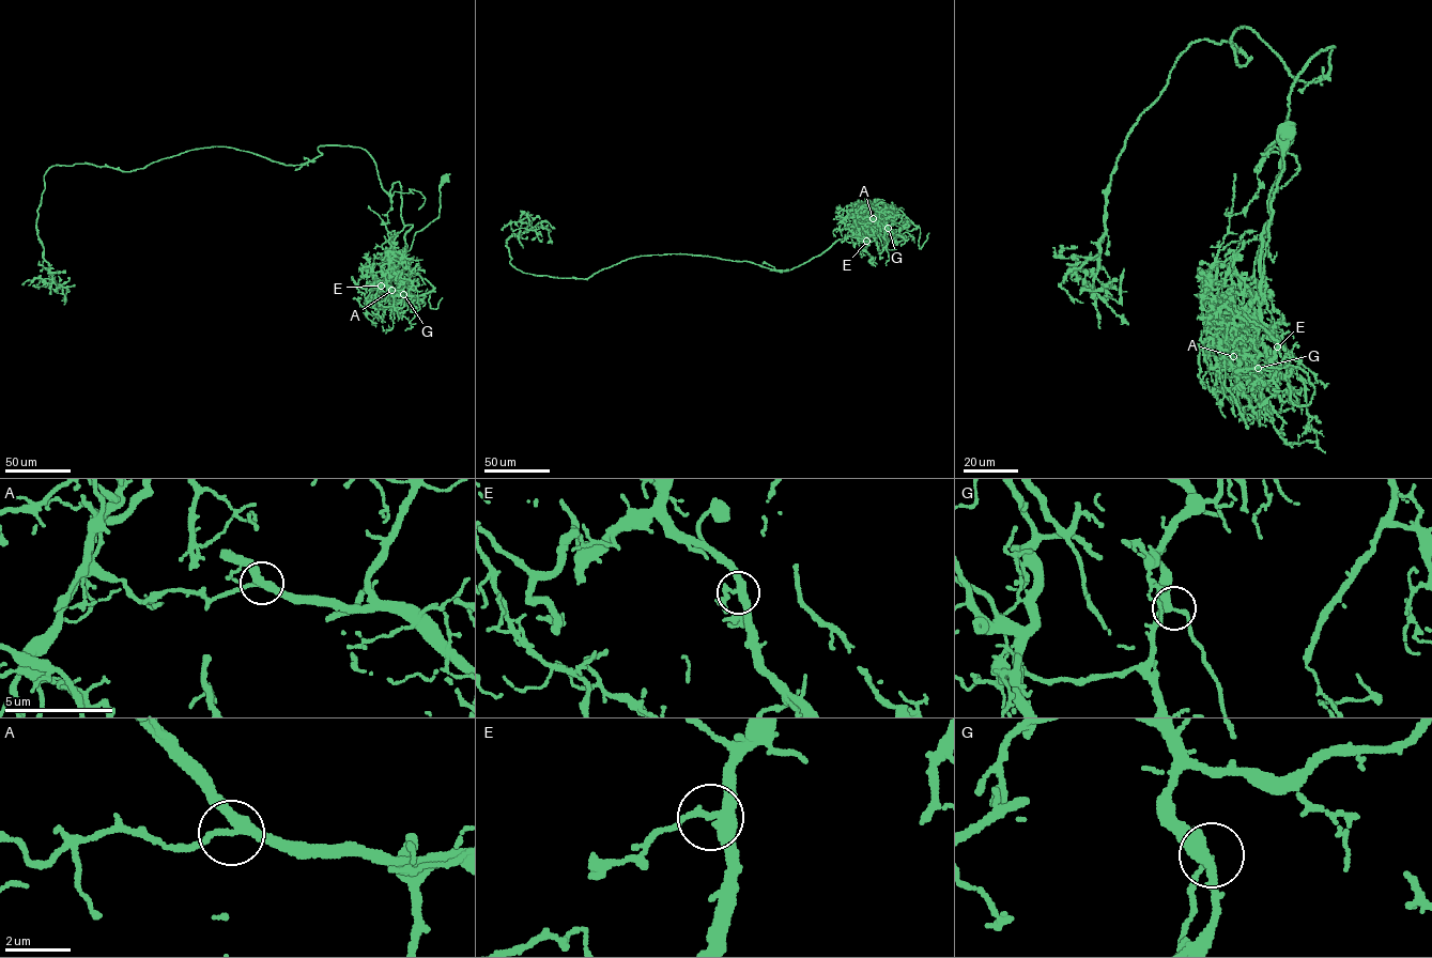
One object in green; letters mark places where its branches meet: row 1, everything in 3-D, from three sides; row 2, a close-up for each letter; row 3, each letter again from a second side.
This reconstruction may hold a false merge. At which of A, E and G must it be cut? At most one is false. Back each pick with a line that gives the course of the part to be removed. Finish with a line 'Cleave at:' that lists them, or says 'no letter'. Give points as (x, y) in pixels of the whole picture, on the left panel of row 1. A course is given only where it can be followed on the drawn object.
A: Course of the part to remove: (391, 290), (411, 296), (433, 289), (410, 267), (376, 288), (372, 279), (385, 264), (383, 261), (385, 263)
Cleave at: A

